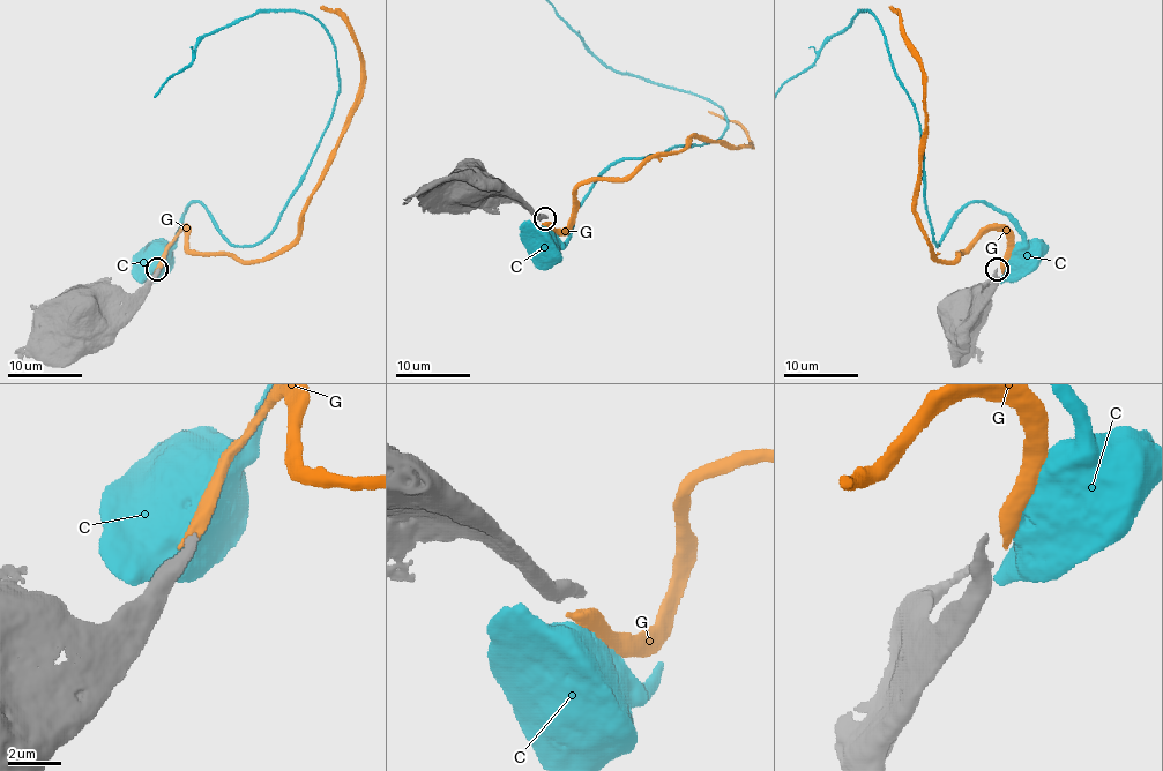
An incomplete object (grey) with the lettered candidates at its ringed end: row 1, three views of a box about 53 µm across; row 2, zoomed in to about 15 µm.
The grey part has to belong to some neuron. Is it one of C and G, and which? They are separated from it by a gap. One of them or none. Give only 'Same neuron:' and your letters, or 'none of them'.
Same neuron: G

